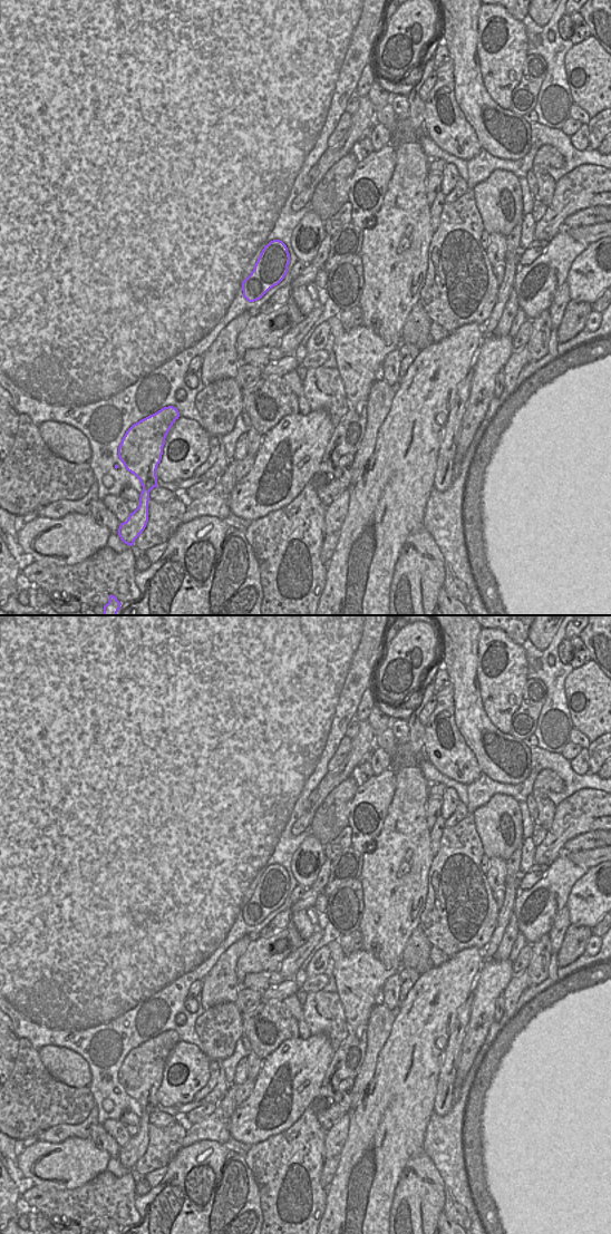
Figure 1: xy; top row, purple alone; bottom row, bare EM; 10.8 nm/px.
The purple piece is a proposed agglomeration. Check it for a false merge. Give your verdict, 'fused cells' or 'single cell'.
single cell

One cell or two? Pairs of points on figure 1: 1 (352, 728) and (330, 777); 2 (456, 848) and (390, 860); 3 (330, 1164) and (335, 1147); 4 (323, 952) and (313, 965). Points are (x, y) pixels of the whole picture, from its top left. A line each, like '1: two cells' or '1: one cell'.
1: two cells
2: two cells
3: two cells
4: one cell

